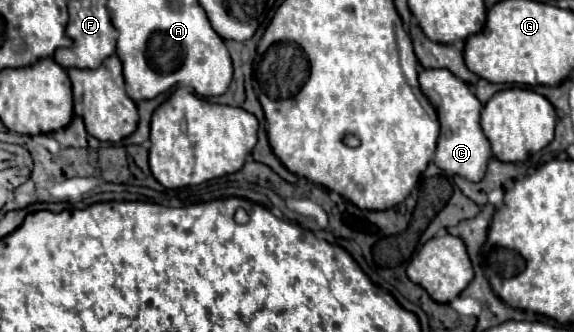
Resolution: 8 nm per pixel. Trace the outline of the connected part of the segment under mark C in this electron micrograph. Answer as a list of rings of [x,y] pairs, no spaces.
[[[447,68],[421,70],[419,84],[423,94],[429,98],[429,102],[437,110],[439,122],[441,122],[441,134],[435,150],[435,164],[447,174],[457,174],[469,182],[479,182],[491,158],[491,142],[487,140],[487,136],[481,132],[481,126],[479,126],[481,102],[471,92],[467,82],[451,74]]]

